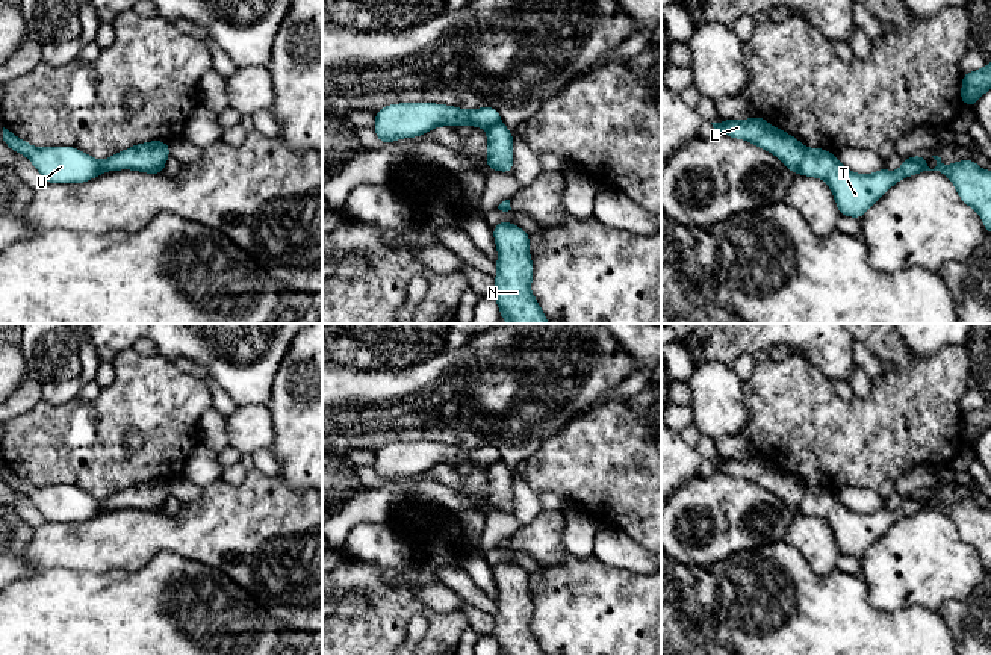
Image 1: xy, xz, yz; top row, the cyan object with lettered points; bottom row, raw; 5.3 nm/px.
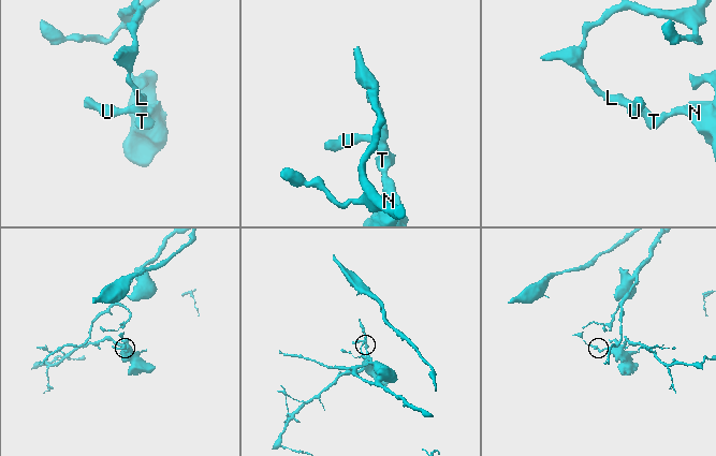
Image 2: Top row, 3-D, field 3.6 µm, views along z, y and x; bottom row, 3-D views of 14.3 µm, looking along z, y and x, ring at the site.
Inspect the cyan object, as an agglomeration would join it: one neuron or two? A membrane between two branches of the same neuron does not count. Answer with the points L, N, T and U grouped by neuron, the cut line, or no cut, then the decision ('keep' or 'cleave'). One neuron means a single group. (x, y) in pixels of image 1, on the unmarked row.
L U / N T | yz (807, 489), (798, 512) | cleave

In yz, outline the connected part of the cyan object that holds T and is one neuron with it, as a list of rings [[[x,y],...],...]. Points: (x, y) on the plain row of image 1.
[[[815,486],[805,490],[799,513],[826,519],[840,554],[861,558],[896,520],[923,510],[938,510],[953,520],[959,537],[980,554],[986,572],[991,572],[991,510],[980,508],[971,498],[953,501],[946,507],[941,496],[932,496],[937,499],[934,508],[924,502],[926,495],[915,495],[905,496],[896,511],[882,507],[875,513],[862,514],[843,505],[834,492]]]

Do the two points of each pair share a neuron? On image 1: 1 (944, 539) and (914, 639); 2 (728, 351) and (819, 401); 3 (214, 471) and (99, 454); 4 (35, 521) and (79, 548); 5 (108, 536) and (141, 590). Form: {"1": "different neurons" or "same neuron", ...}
{"1": "different neurons", "2": "different neurons", "3": "different neurons", "4": "different neurons", "5": "different neurons"}

